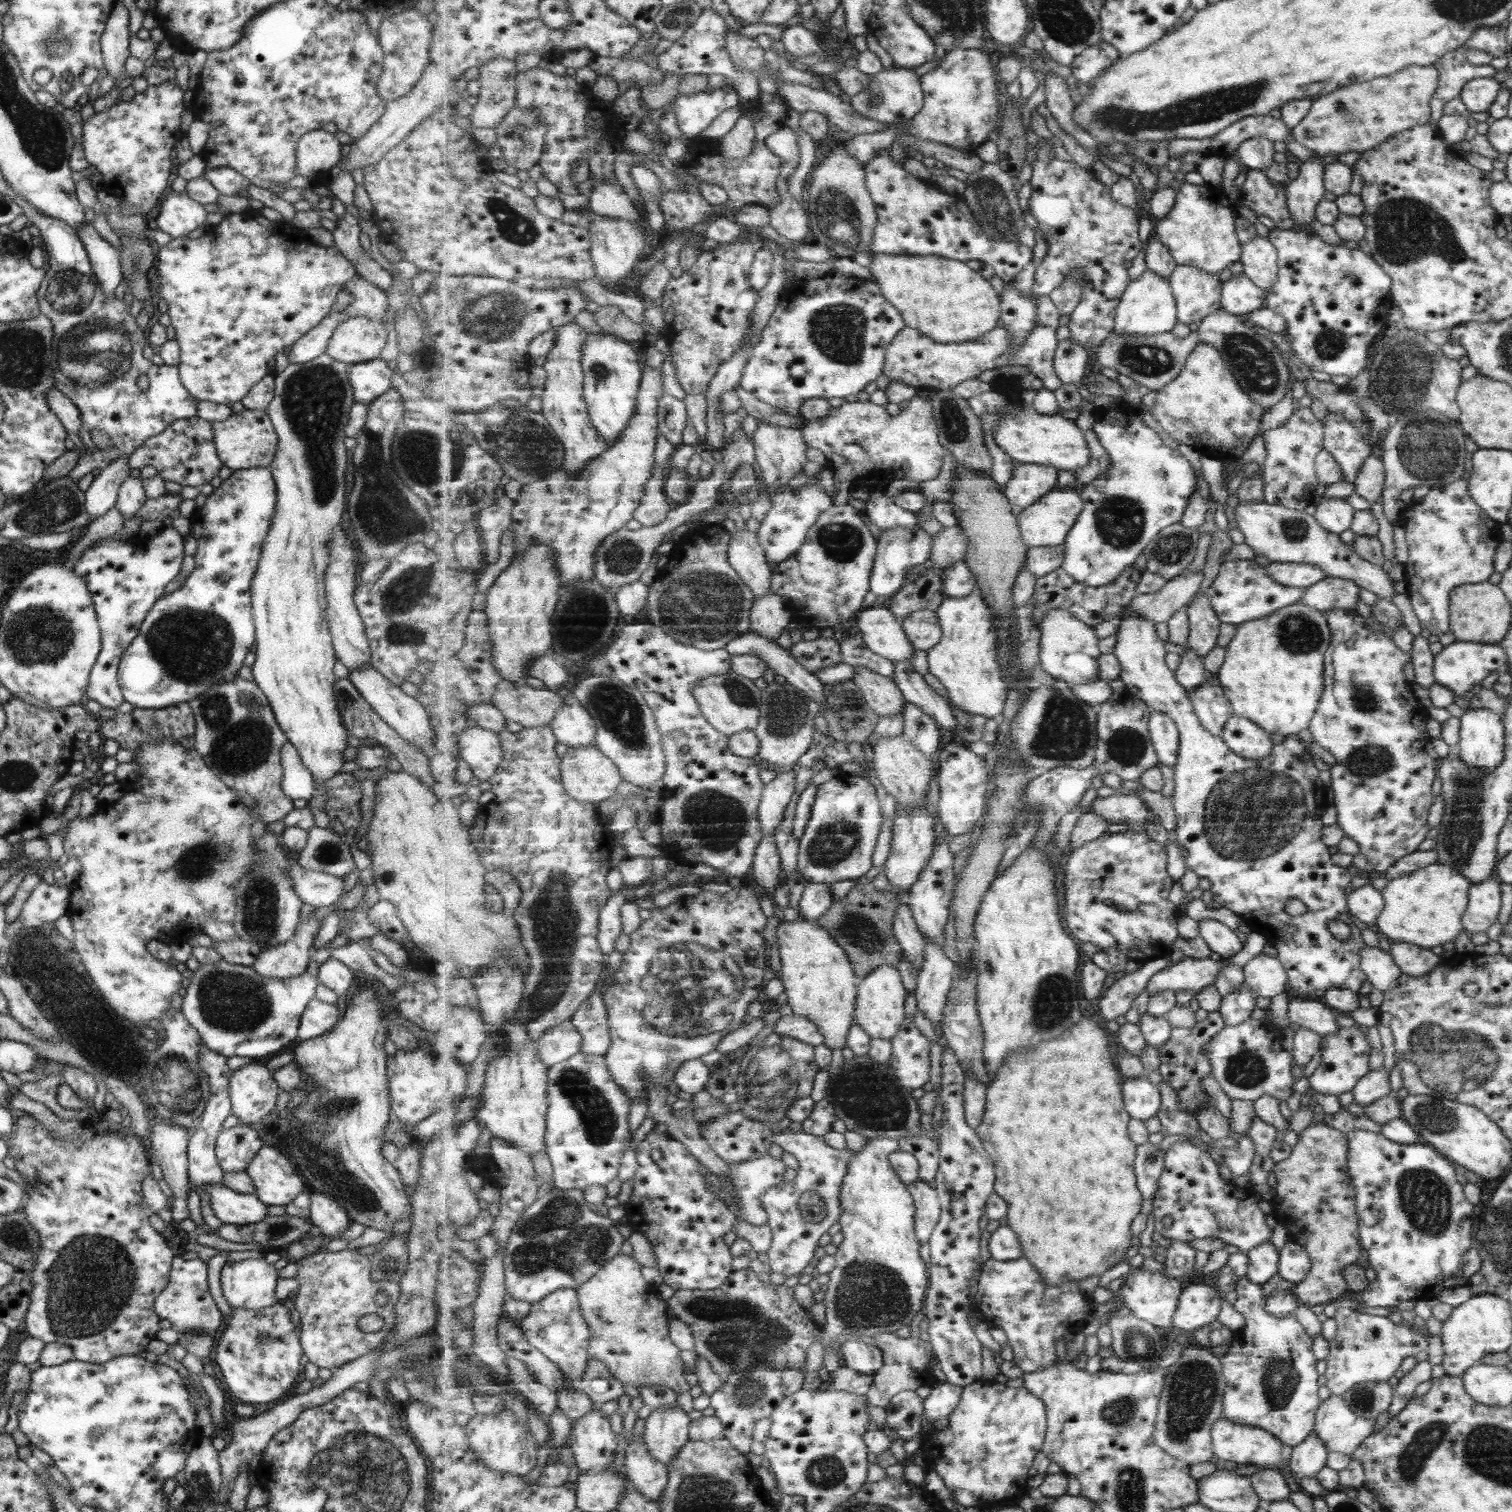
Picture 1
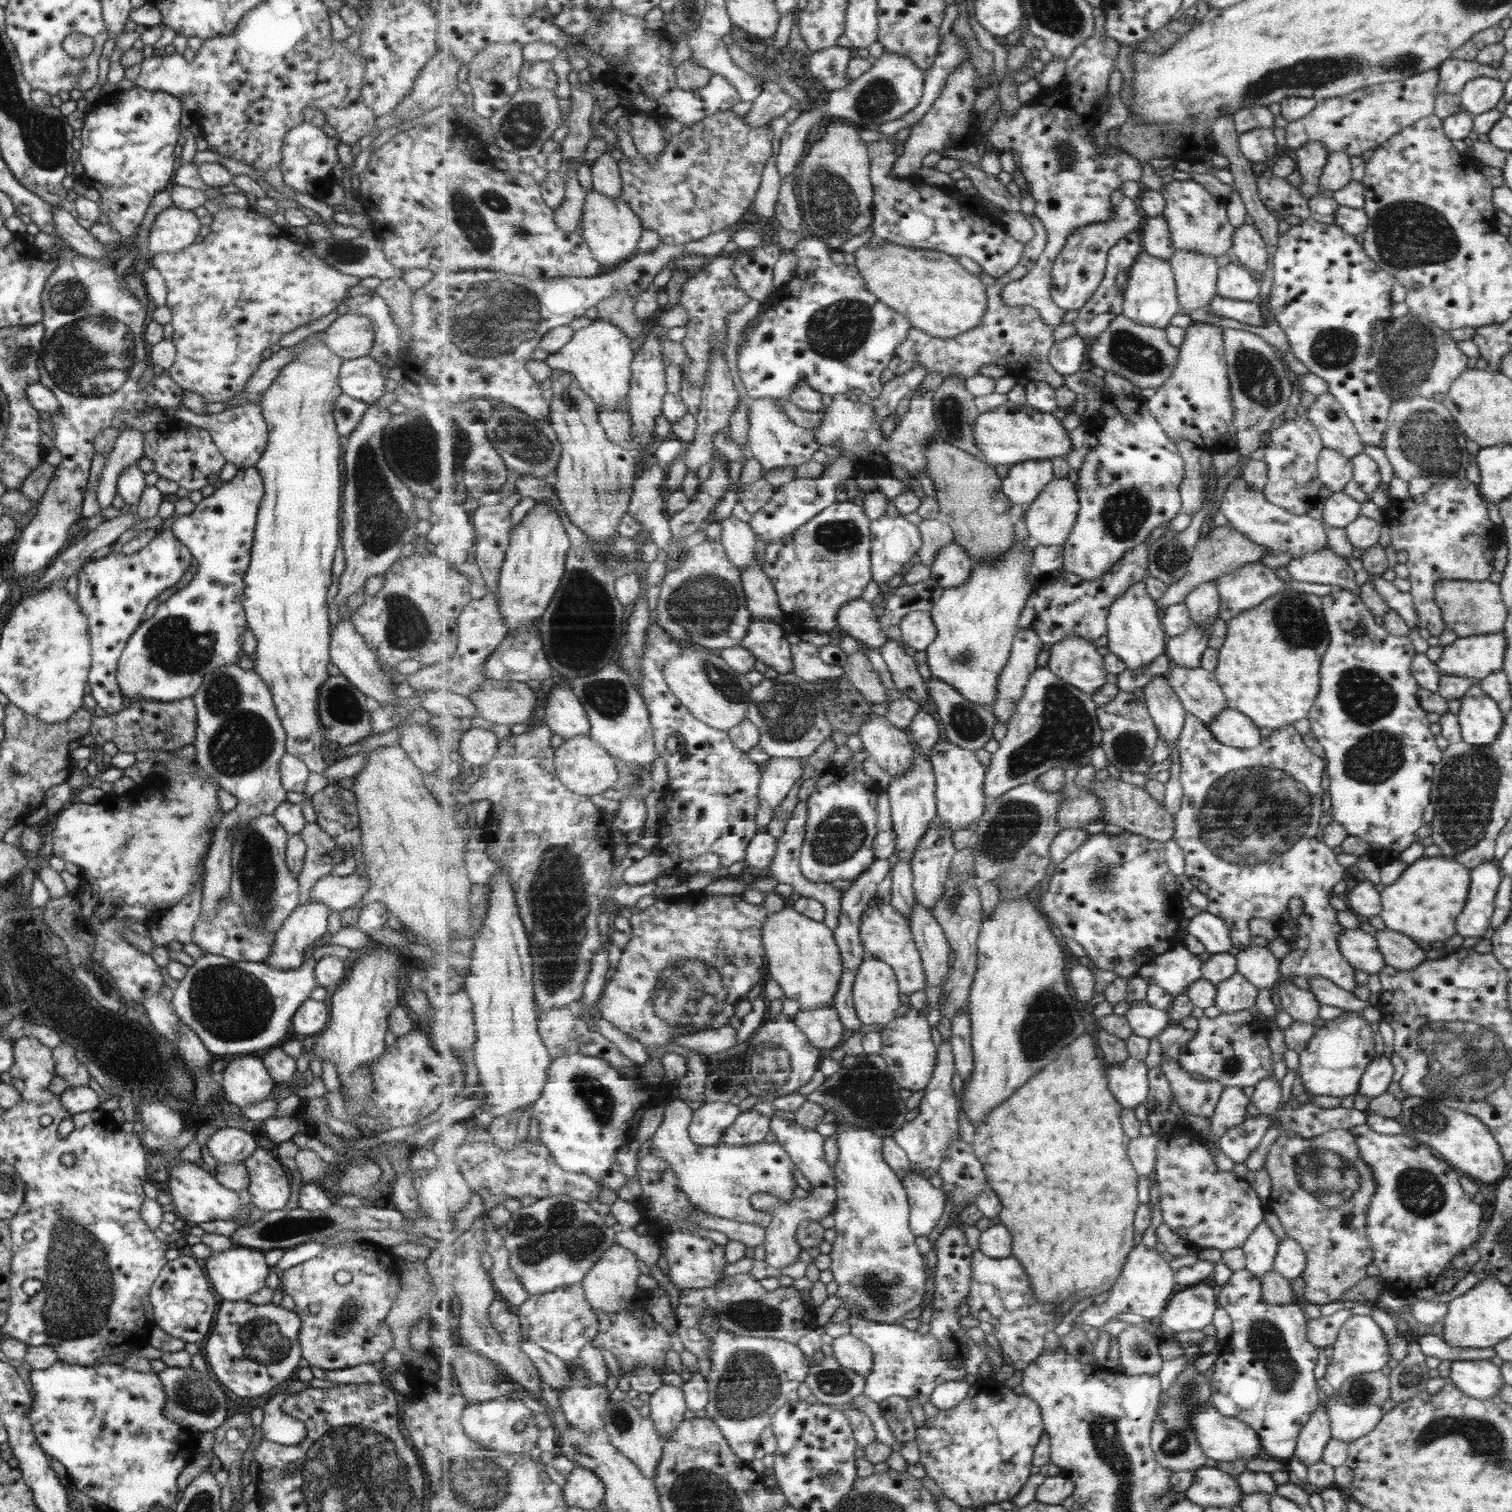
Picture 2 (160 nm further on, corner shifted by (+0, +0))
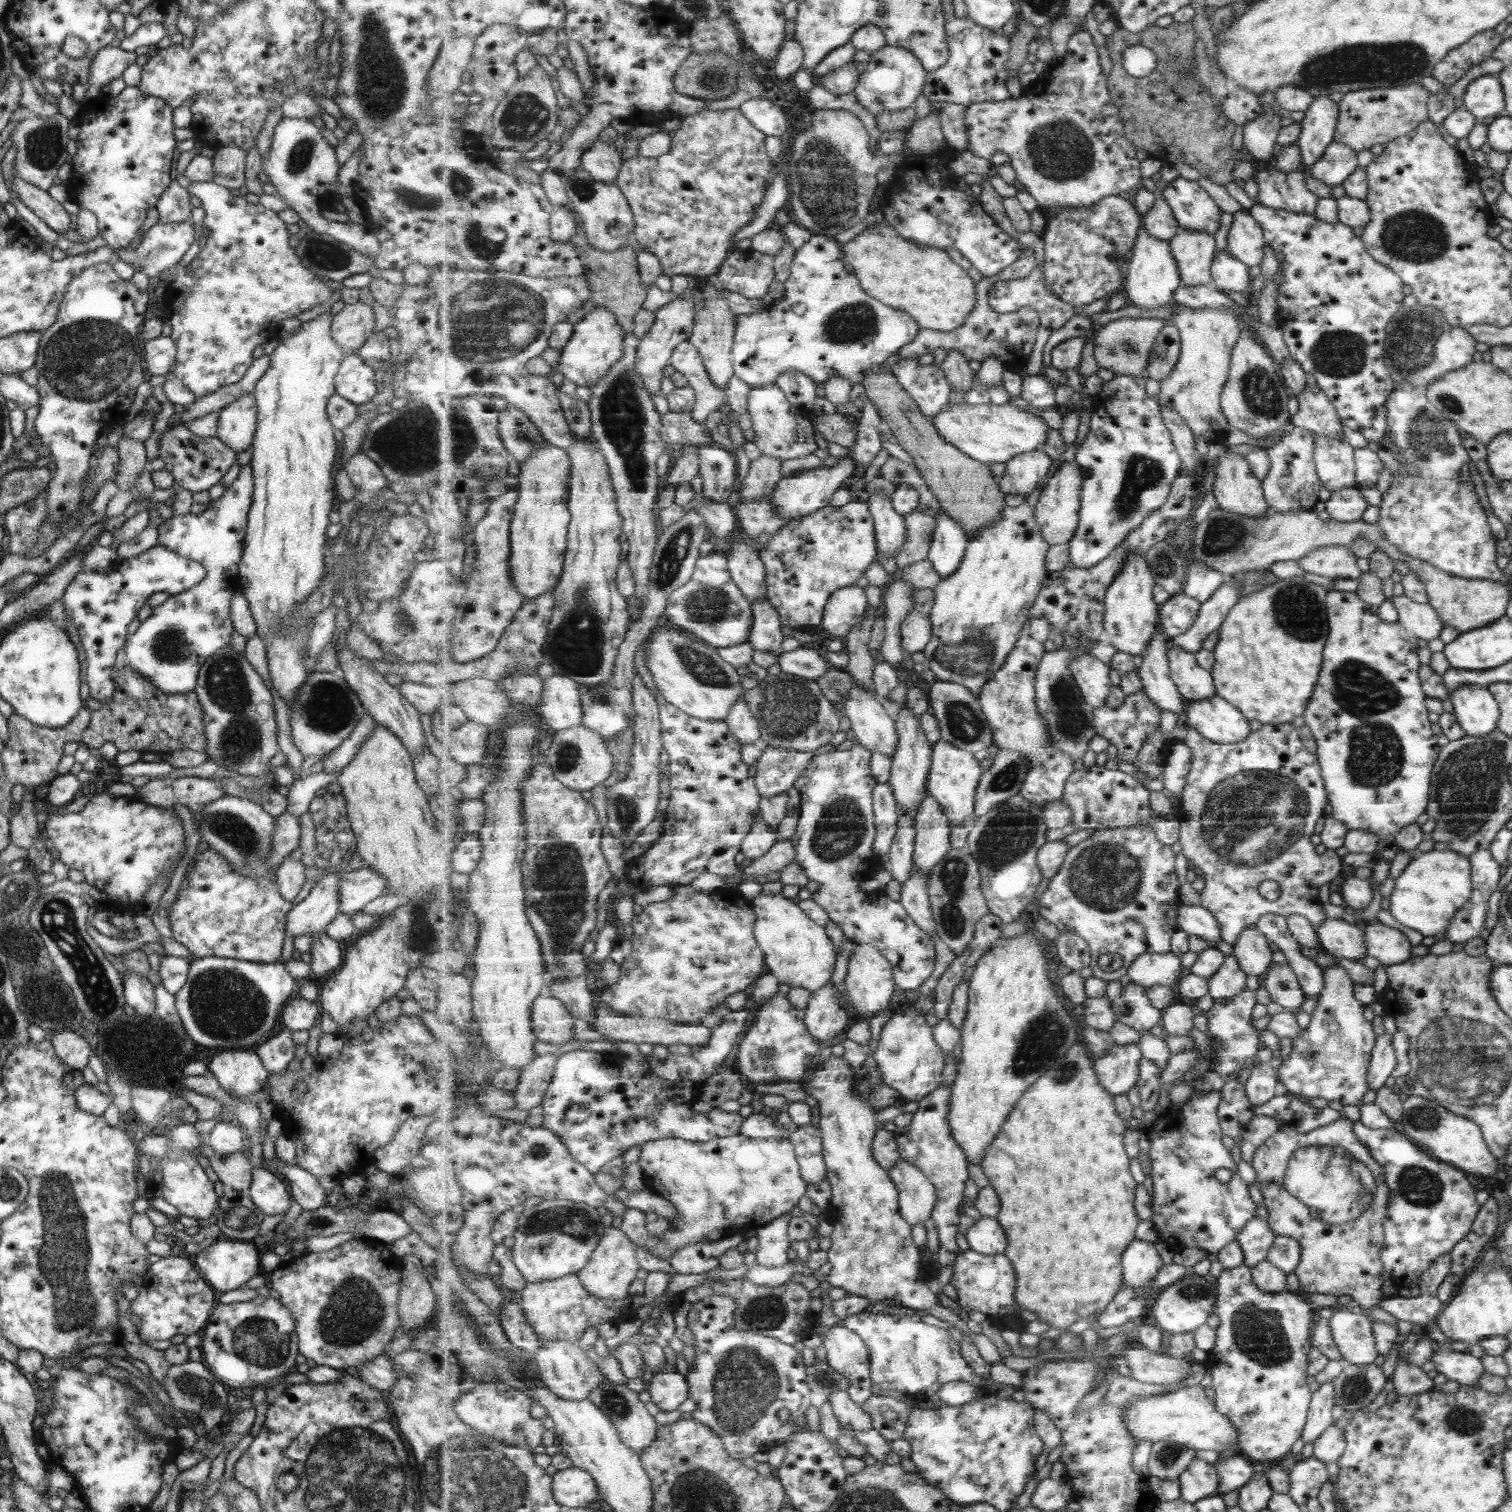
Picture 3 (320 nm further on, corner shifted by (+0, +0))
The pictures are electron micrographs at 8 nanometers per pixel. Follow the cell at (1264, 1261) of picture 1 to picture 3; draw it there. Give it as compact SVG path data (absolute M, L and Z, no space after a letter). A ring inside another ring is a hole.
M1251 1218L1251 1221L1242 1226L1236 1240L1243 1255L1242 1264L1252 1267L1261 1259L1265 1259L1274 1238L1274 1232L1264 1220Z

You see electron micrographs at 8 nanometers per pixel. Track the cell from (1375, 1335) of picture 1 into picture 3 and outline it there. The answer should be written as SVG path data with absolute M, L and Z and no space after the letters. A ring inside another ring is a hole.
M1337 1310L1328 1318L1329 1335L1342 1357L1342 1363L1370 1365L1375 1357L1375 1342L1370 1320L1365 1314Z

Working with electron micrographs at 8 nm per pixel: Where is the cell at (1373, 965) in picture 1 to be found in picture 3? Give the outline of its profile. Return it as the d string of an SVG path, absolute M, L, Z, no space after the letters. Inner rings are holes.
M1325 917L1314 930L1322 950L1329 954L1358 960L1366 956L1363 927L1354 924L1349 918Z

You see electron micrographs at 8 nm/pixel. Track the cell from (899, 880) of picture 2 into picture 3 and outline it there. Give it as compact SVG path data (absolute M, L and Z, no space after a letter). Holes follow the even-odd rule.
M900 806L898 831L895 835L891 850L886 857L884 868L901 885L909 880L915 868L914 852L916 849L916 819L904 813Z

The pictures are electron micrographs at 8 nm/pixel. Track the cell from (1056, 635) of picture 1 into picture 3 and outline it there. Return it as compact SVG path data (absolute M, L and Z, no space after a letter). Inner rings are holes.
M1089 653L1075 657L1069 665L1086 703L1094 709L1106 706L1113 684L1109 678L1112 668Z

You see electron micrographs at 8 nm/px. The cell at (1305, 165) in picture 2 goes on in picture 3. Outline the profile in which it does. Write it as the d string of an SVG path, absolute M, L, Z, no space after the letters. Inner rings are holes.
M1327 95L1312 97L1313 102L1305 110L1305 116L1299 122L1300 134L1296 140L1301 169L1305 172L1319 156L1323 156L1325 148L1332 142L1333 130L1337 123L1337 106Z

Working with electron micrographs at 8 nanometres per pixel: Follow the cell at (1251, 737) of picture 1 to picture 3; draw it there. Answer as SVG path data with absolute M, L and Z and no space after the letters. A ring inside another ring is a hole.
M1219 695L1187 704L1185 716L1185 728L1193 728L1213 742L1231 744L1251 732L1243 714Z

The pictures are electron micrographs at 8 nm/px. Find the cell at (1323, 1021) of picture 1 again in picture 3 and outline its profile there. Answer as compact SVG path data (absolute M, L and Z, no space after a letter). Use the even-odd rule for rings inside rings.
M1271 963L1264 976L1260 978L1260 985L1269 993L1271 1002L1279 1004L1293 1014L1297 1013L1297 1008L1305 997L1296 976L1285 963Z

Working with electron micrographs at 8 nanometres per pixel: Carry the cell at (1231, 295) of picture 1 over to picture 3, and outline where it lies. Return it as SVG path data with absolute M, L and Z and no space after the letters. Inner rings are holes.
M1217 252L1211 268L1213 282L1219 289L1248 294L1250 283L1249 274L1247 273L1248 266L1232 258L1230 253Z

